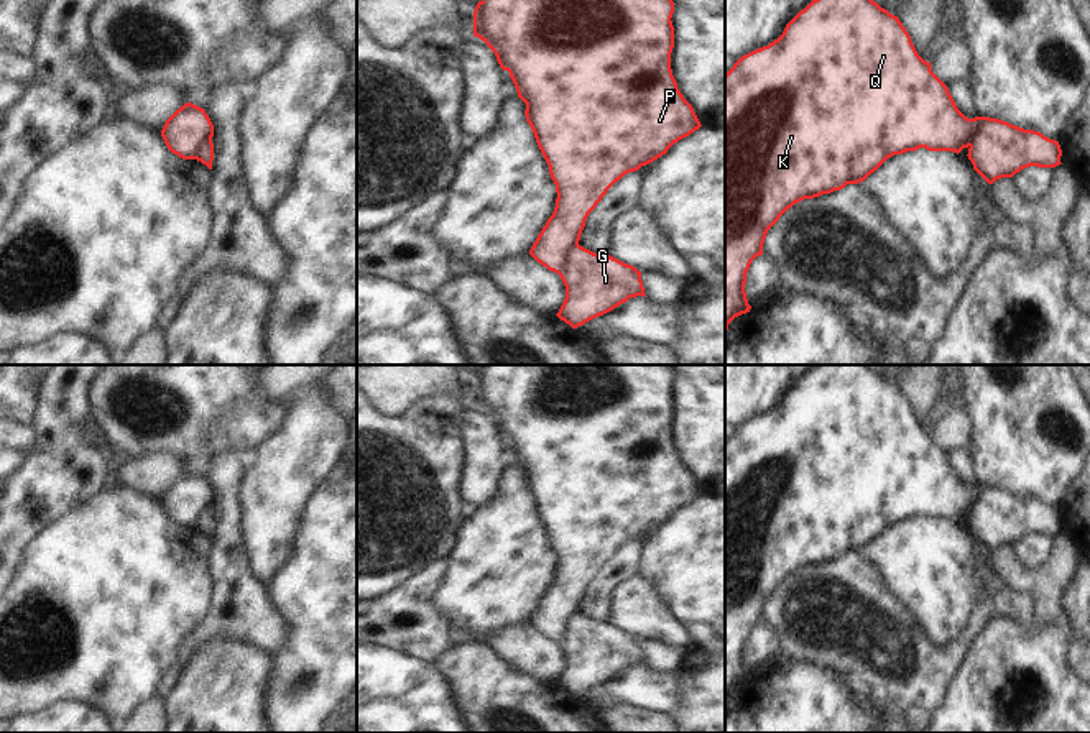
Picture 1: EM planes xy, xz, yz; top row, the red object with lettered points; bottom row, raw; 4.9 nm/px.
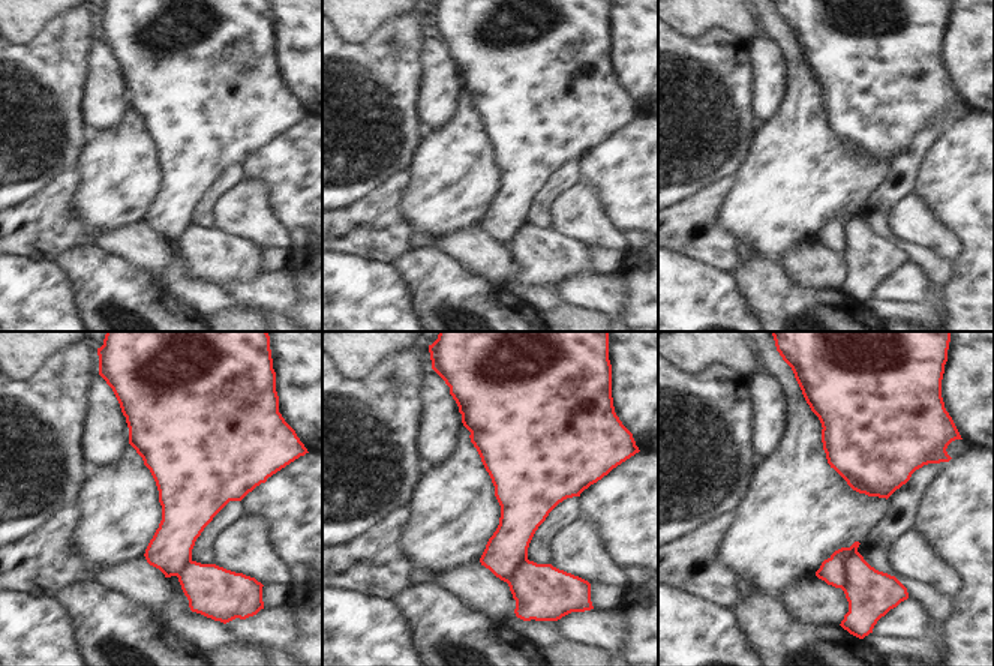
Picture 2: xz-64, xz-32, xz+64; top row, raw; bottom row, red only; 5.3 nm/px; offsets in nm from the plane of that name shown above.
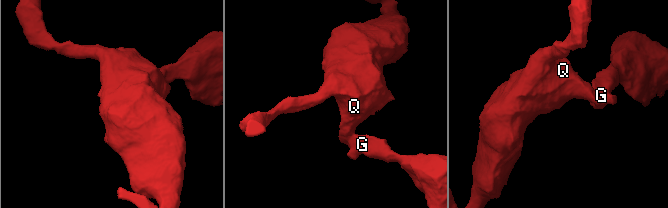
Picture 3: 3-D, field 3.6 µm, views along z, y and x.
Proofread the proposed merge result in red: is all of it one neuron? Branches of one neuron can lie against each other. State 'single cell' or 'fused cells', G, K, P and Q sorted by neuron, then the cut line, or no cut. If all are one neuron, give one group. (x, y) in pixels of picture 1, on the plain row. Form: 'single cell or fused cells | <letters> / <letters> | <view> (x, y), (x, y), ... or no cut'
fused cells | G / K P Q | xz (577, 612), (568, 622), (566, 633), (559, 643)

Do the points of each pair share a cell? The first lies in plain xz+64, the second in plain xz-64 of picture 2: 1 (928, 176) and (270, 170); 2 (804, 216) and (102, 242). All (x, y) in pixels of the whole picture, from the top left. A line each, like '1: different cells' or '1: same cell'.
1: same cell
2: different cells

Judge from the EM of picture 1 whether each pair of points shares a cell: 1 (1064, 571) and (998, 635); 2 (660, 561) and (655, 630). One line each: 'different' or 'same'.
1: different
2: different

